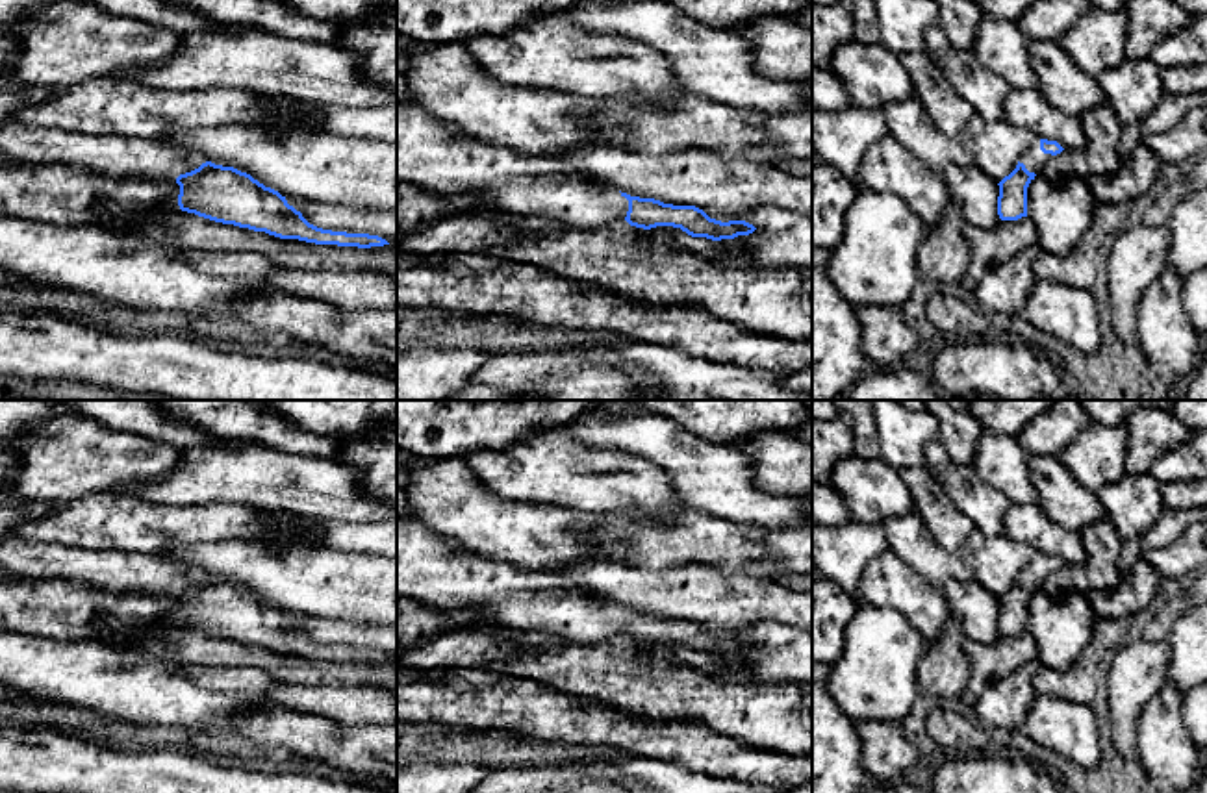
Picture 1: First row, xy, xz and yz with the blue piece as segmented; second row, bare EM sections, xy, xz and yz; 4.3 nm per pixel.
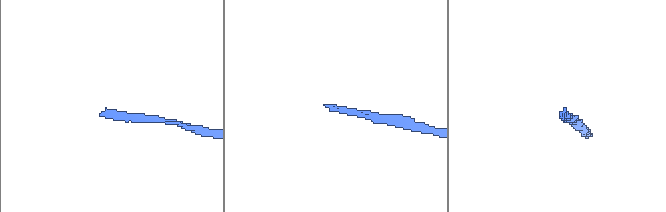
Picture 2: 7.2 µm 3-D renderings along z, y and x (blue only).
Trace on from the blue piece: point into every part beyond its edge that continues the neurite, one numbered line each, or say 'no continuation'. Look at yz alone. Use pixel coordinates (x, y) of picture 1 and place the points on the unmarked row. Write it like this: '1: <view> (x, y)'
1: yz (1033, 573)

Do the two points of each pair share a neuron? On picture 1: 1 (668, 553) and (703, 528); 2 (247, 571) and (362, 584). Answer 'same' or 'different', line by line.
1: same
2: same

